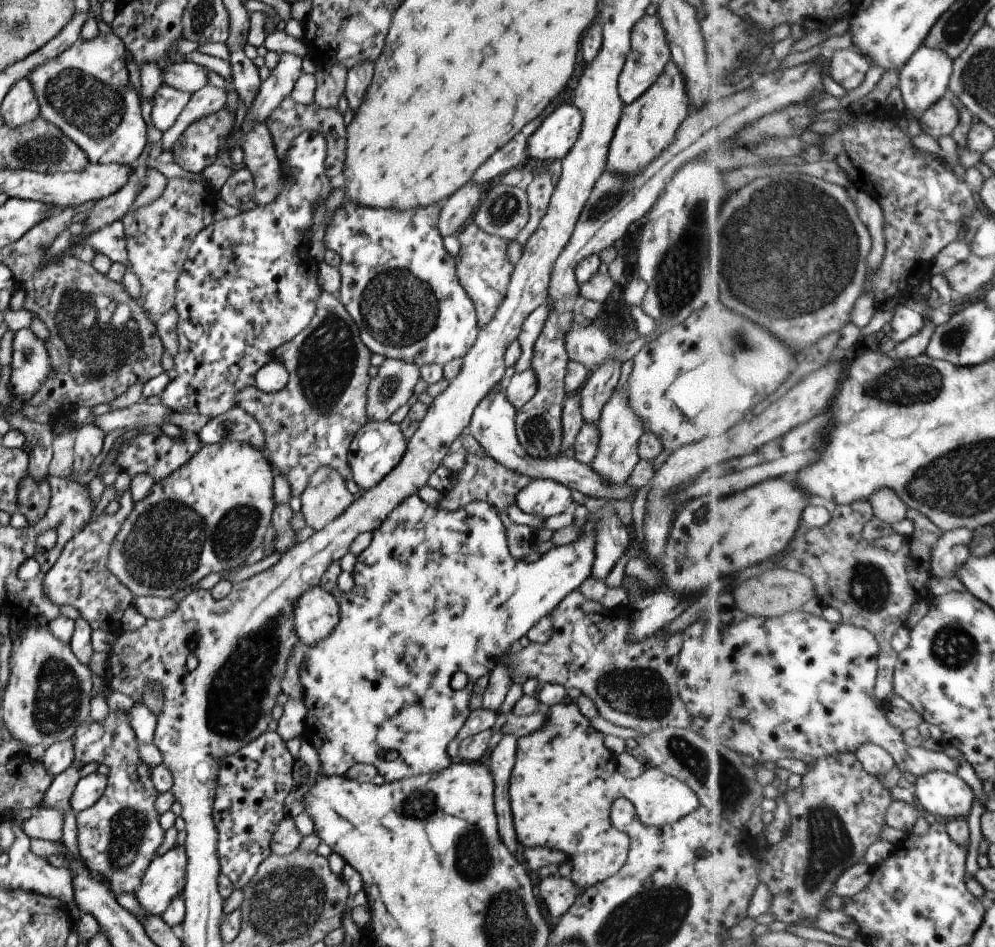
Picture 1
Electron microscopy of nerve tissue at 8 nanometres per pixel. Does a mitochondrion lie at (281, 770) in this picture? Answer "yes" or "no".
no

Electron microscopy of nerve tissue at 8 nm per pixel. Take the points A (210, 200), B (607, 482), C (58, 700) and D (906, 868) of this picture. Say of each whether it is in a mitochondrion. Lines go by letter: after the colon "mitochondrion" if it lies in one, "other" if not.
A: other
B: other
C: mitochondrion
D: other

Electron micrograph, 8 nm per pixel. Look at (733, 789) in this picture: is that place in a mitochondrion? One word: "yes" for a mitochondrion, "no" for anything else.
yes

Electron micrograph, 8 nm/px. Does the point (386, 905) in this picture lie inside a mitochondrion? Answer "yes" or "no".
no

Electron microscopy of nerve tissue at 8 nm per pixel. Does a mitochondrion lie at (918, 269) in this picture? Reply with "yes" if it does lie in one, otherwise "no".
no

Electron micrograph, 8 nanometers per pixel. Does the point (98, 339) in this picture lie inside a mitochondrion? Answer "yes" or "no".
yes

